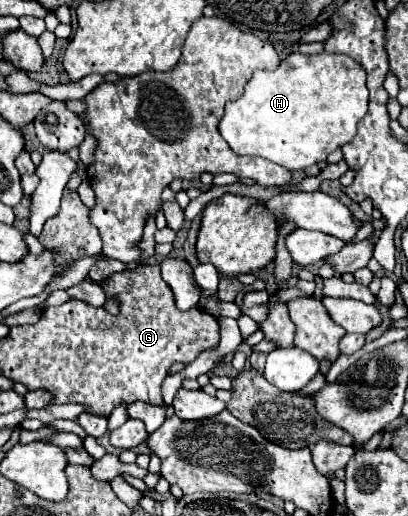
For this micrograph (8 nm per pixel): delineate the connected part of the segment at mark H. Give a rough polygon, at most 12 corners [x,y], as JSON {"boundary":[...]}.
{"boundary":[[292,53],[226,103],[238,155],[290,171],[354,139],[366,71]]}

